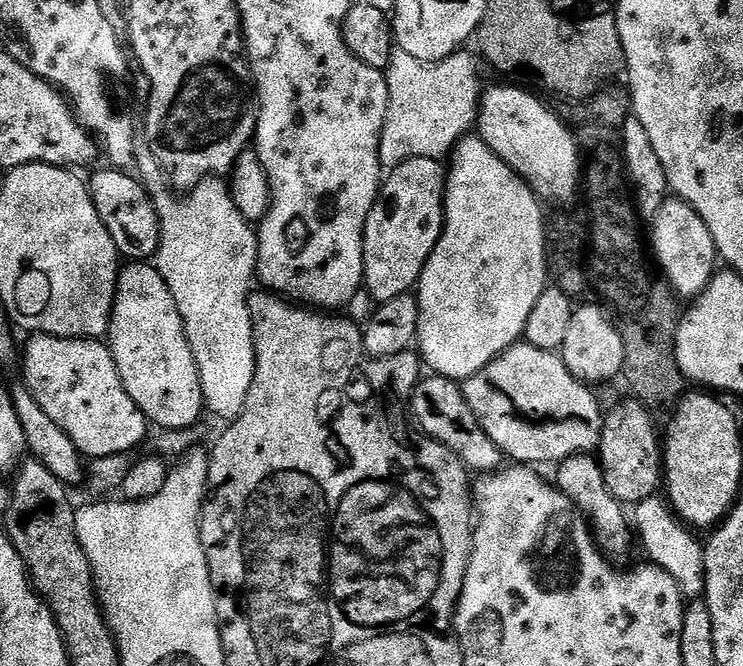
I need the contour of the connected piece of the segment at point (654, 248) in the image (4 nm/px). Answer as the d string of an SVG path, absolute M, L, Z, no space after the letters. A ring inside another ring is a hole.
M669 198L662 210L658 210L655 220L651 221L650 228L650 248L655 263L672 292L680 298L701 296L718 271L718 253L706 222L702 222L687 200Z

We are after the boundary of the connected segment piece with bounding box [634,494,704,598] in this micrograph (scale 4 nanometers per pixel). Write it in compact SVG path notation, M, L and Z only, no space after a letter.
M652 495L634 508L634 528L638 533L639 543L640 540L644 543L644 552L648 555L645 557L651 563L658 565L666 574L670 574L674 582L678 582L680 592L685 598L703 597L704 544L691 536L692 532L681 523L676 512L659 498L659 495Z

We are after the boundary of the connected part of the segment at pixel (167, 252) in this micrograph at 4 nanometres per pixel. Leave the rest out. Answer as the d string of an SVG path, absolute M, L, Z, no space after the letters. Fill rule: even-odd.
M137 143L134 164L137 169L140 167L139 179L148 191L148 197L151 198L160 219L160 245L154 263L166 286L170 286L170 294L174 294L178 314L182 314L186 338L190 342L190 350L196 359L202 382L205 409L209 413L213 412L218 419L224 420L223 422L237 420L244 413L246 394L250 394L250 382L254 382L256 369L256 347L252 337L248 298L253 287L252 280L254 284L256 276L257 229L249 224L246 218L242 218L242 214L238 214L238 206L234 206L228 192L227 179L208 176L197 188L180 195L170 187L147 144Z

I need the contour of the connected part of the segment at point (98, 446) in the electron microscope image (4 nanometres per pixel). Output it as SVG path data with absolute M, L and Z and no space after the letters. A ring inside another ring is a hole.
M39 334L33 335L29 340L32 341L24 348L23 383L34 394L38 406L42 406L42 410L46 410L46 414L50 414L50 418L54 418L54 422L58 422L58 426L66 430L70 442L74 442L81 457L97 458L122 454L143 445L149 435L150 421L142 414L134 398L126 394L122 378L118 374L118 366L107 343L100 340L63 340L57 336Z

